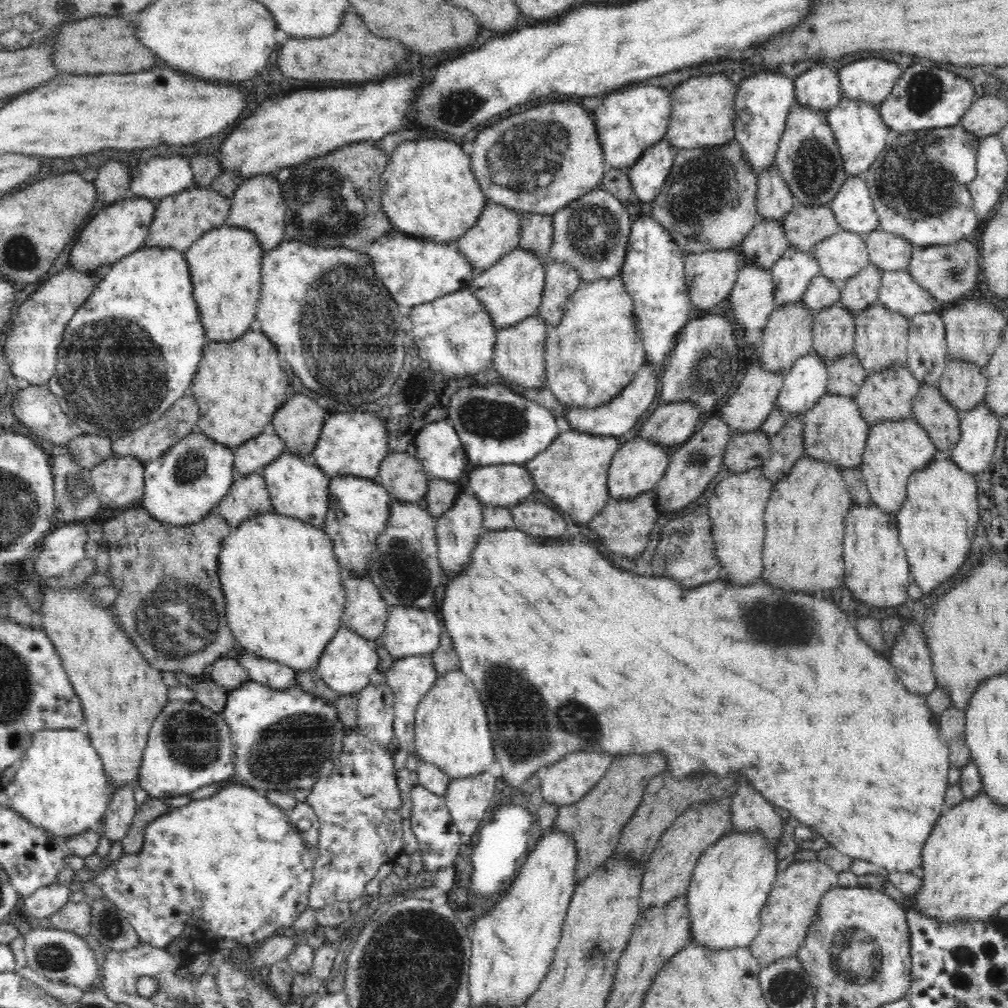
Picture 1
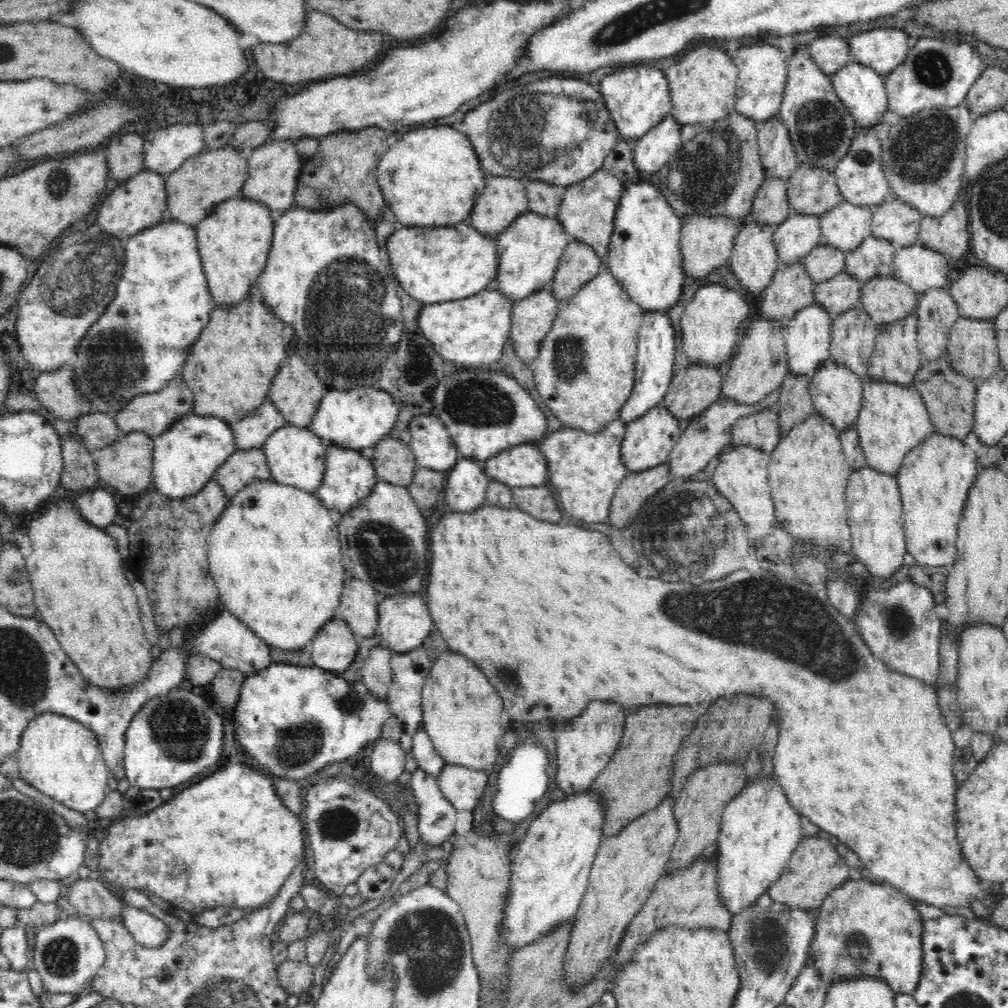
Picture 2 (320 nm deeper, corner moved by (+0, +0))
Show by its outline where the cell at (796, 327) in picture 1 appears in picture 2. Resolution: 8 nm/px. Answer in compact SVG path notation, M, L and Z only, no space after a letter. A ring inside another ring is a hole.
M804 265L780 266L762 295L762 316L788 322L801 308L816 302L815 284Z

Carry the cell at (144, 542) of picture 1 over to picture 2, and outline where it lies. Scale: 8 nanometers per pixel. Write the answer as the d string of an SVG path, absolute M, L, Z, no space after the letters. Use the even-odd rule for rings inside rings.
M214 478L210 479L201 491L188 498L170 498L157 491L150 494L145 492L140 495L140 500L135 500L132 510L131 525L127 528L129 555L134 558L134 564L130 566L138 574L138 580L146 585L155 626L159 632L168 633L173 628L182 627L184 634L188 634L193 630L190 628L192 624L200 622L206 612L218 606L219 592L207 561L207 536L212 525L229 504L229 500Z

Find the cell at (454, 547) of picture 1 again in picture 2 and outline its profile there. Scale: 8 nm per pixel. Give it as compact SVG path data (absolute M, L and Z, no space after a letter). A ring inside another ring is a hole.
M459 458L446 473L444 501L451 511L467 513L485 504L491 478L476 459Z

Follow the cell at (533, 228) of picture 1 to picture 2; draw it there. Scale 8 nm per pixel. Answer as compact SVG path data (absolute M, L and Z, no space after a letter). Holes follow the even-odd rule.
M538 179L524 181L528 210L542 216L556 217L561 207L565 187Z

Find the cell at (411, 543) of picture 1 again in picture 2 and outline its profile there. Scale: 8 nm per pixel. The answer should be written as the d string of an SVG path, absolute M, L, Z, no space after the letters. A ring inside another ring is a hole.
M378 480L370 494L357 507L341 515L338 521L342 564L346 576L362 579L376 588L378 595L418 592L426 582L428 550L426 550L426 522L418 506L413 502L407 487ZM390 568L390 574L388 574ZM386 570L386 574L380 574Z

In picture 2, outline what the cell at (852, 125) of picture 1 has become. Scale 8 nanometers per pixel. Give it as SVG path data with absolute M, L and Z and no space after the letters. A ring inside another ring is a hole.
M850 61L846 66L842 66L835 73L832 73L830 77L838 99L848 109L848 113L854 117L854 125L856 125L857 130L873 127L886 119L886 112L889 108L884 76L866 65Z

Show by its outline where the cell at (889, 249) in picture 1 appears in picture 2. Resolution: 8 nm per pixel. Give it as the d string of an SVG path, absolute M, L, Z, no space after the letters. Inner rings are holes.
M893 196L871 209L874 237L890 241L896 249L919 242L918 231L923 216L918 209Z

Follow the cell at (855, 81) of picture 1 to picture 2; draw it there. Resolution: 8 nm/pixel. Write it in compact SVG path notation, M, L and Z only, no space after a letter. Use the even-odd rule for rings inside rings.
M873 28L849 40L852 61L886 76L908 56L909 36L898 28Z

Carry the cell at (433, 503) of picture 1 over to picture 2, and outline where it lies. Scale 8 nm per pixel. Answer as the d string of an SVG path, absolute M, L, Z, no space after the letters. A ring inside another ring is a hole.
M417 468L412 482L407 486L408 493L418 506L430 508L444 499L446 473L429 468Z

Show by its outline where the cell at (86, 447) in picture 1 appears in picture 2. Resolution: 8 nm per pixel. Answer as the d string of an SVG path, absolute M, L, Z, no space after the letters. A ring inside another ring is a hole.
M102 411L80 415L75 425L78 437L90 452L116 442L123 435L113 417Z

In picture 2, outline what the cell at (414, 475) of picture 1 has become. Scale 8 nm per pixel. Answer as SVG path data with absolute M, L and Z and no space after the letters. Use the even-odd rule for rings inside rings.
M386 435L369 455L378 480L403 487L412 482L417 464L409 444Z

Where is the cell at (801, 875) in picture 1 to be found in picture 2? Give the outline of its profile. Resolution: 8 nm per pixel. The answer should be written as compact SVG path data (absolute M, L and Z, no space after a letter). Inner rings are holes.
M822 835L802 838L783 874L768 888L768 895L775 902L789 908L817 912L830 891L850 880L850 870L848 864L844 864L840 854L836 852L836 848L828 840L824 840Z

